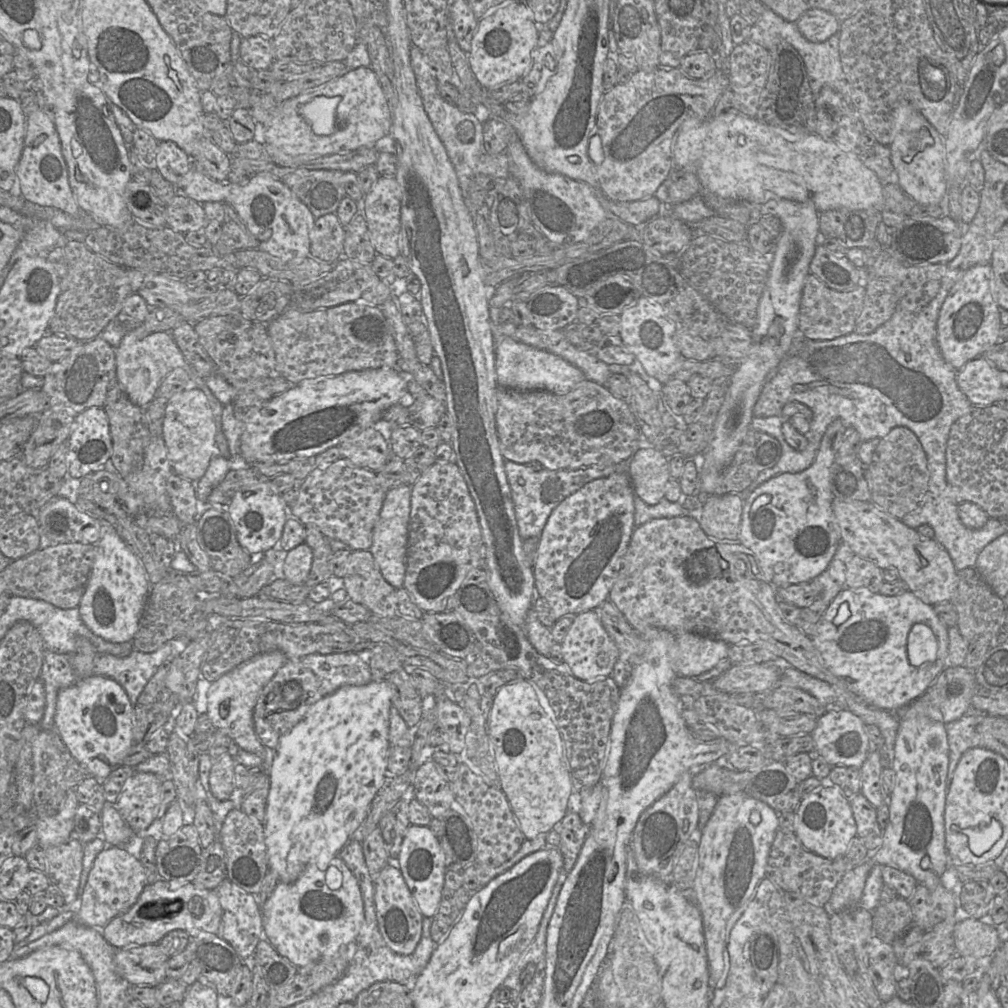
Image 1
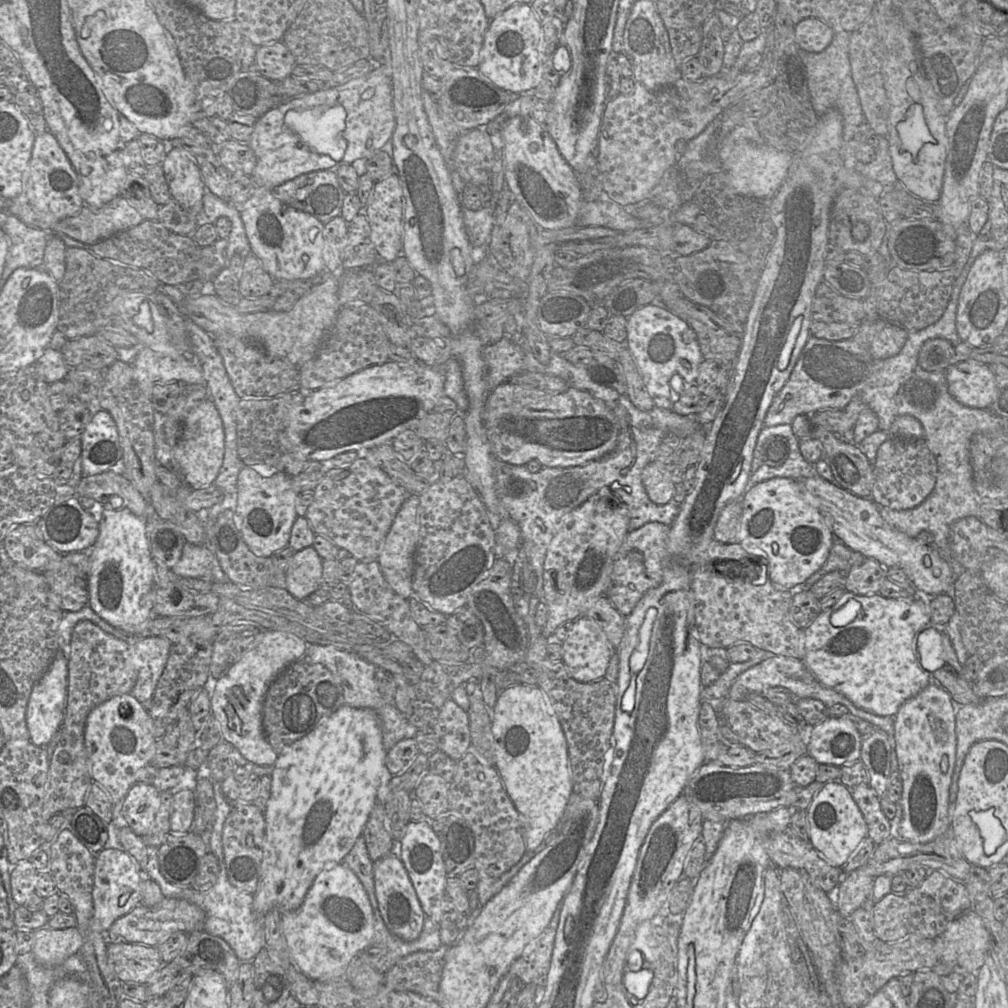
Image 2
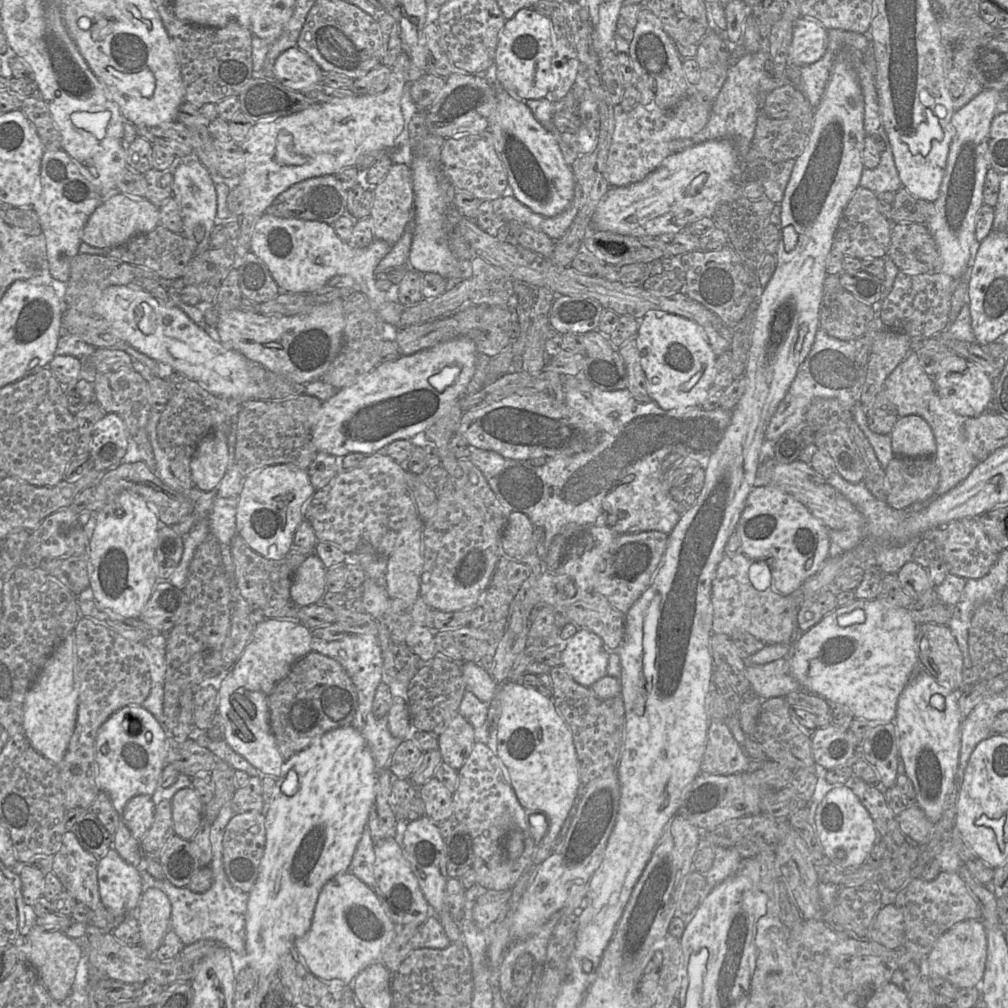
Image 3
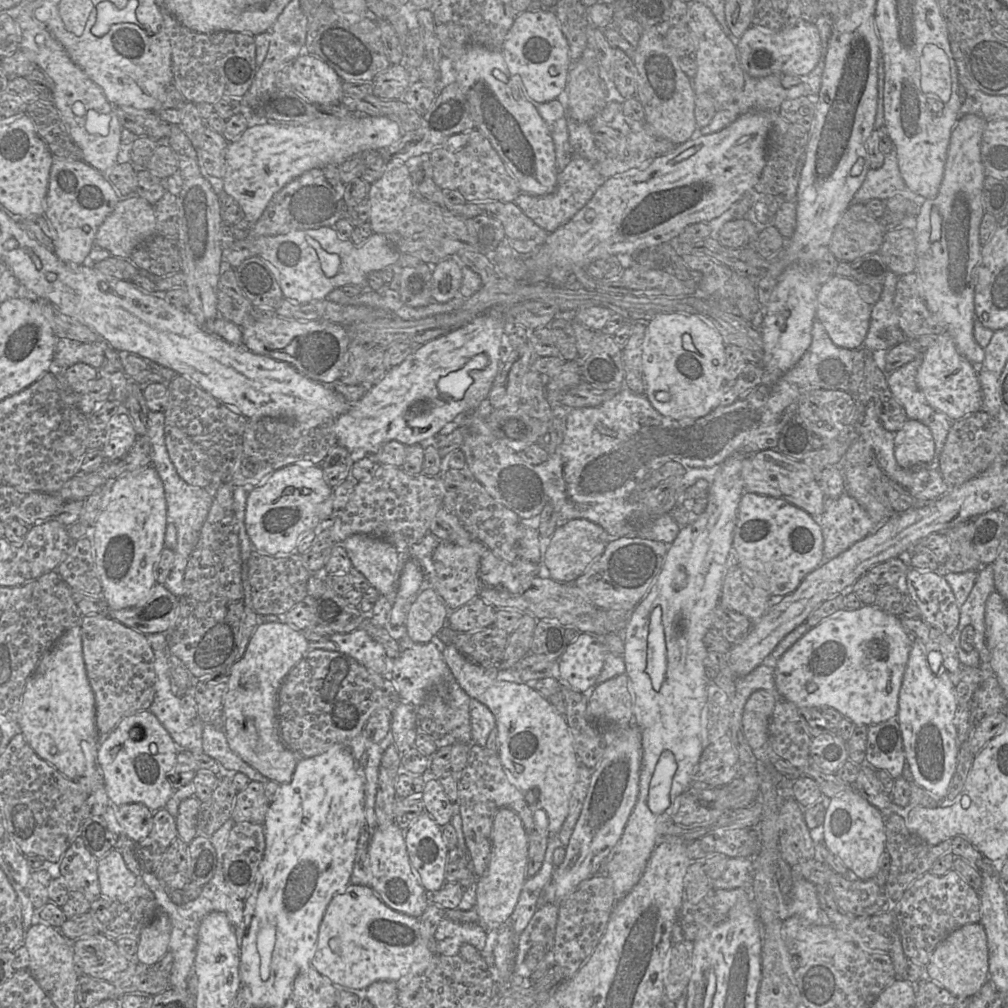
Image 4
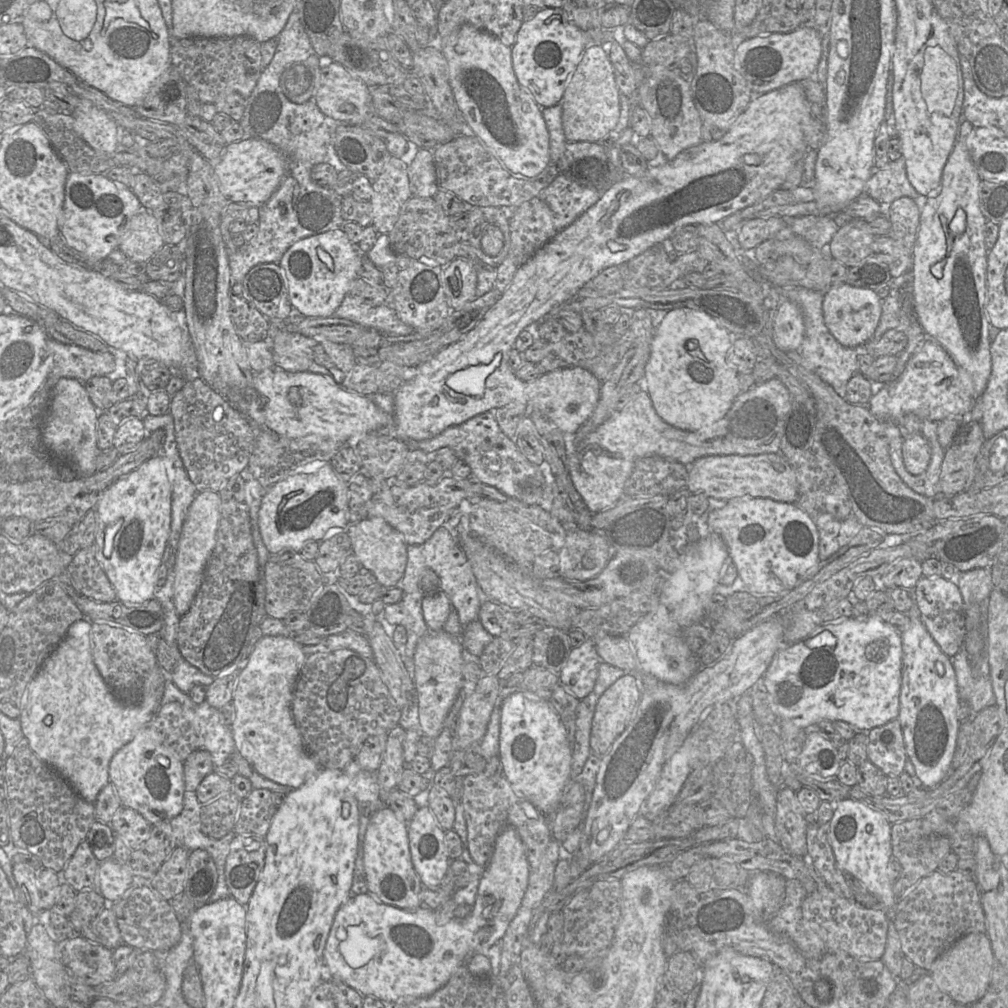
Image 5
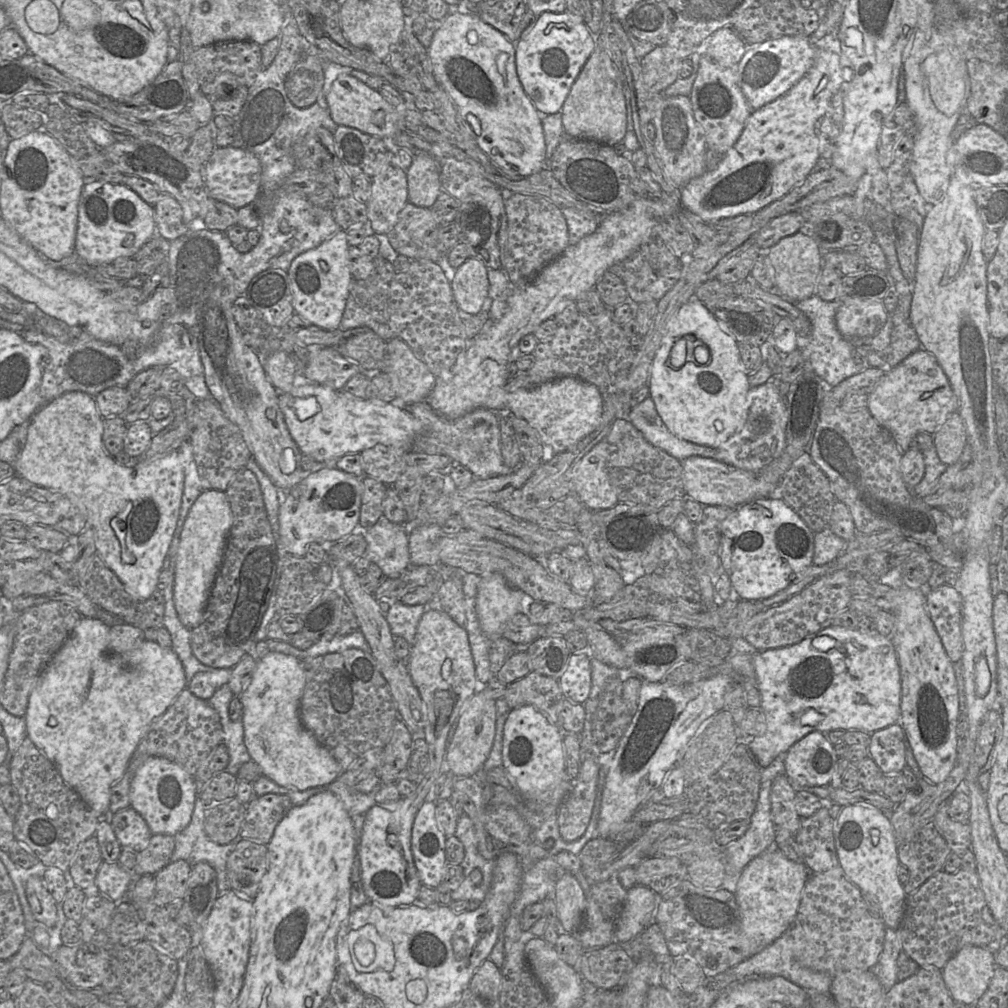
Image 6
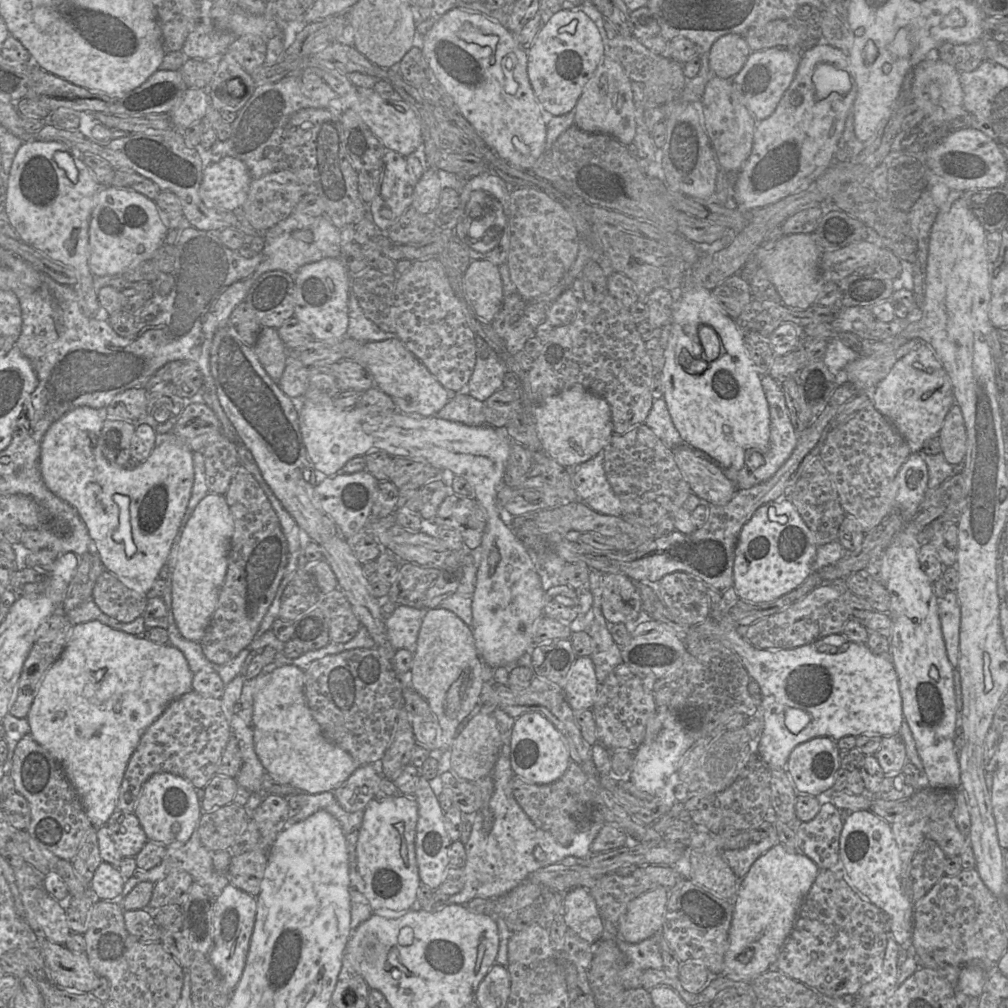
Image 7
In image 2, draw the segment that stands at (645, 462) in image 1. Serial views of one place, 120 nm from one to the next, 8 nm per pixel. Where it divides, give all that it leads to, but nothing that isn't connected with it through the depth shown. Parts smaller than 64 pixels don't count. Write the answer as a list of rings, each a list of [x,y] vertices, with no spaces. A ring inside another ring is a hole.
[[[659,461],[649,462],[642,471],[643,486],[655,504],[666,504],[673,499],[675,483],[666,465]]]

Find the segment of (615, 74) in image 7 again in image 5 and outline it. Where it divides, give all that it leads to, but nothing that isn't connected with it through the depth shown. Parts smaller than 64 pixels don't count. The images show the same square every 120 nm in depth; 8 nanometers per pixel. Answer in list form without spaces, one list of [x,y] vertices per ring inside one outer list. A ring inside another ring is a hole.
[[[601,45],[586,48],[570,78],[561,105],[567,142],[599,143],[616,127],[620,116],[620,92],[609,55]]]

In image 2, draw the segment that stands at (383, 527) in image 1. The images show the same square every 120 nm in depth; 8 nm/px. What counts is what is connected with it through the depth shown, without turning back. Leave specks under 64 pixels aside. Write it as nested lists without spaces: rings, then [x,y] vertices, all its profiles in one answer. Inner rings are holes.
[[[407,495],[393,520],[377,558],[380,569],[390,587],[407,600],[413,591],[414,552],[419,538],[418,503],[418,495]]]

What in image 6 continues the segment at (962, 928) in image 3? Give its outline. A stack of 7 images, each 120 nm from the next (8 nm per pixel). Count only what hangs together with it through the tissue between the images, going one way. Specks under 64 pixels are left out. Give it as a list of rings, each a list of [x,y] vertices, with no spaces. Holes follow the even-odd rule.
[[[967,945],[946,963],[942,976],[953,1000],[970,1006],[987,990],[995,968],[995,953]]]

